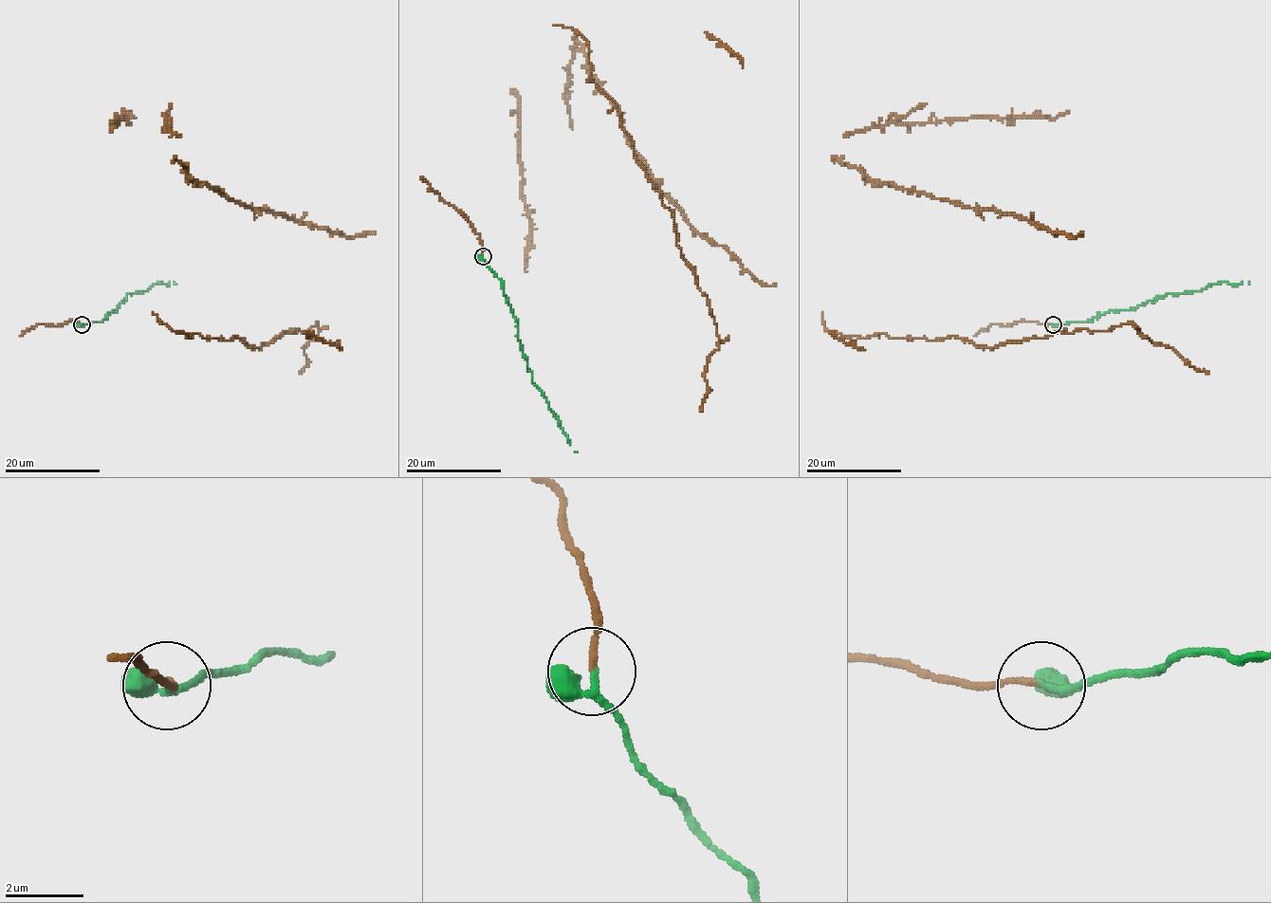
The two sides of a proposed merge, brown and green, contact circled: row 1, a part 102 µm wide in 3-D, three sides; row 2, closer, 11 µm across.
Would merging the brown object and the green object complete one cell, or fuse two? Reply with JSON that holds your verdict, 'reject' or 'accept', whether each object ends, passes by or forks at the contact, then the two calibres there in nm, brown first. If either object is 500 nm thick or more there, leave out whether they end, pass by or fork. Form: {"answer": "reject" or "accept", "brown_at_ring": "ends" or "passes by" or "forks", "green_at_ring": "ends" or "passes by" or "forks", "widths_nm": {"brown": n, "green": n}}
{"answer": "accept", "brown_at_ring": "ends", "green_at_ring": "passes by", "widths_nm": {"brown": 150, "green": 180}}

